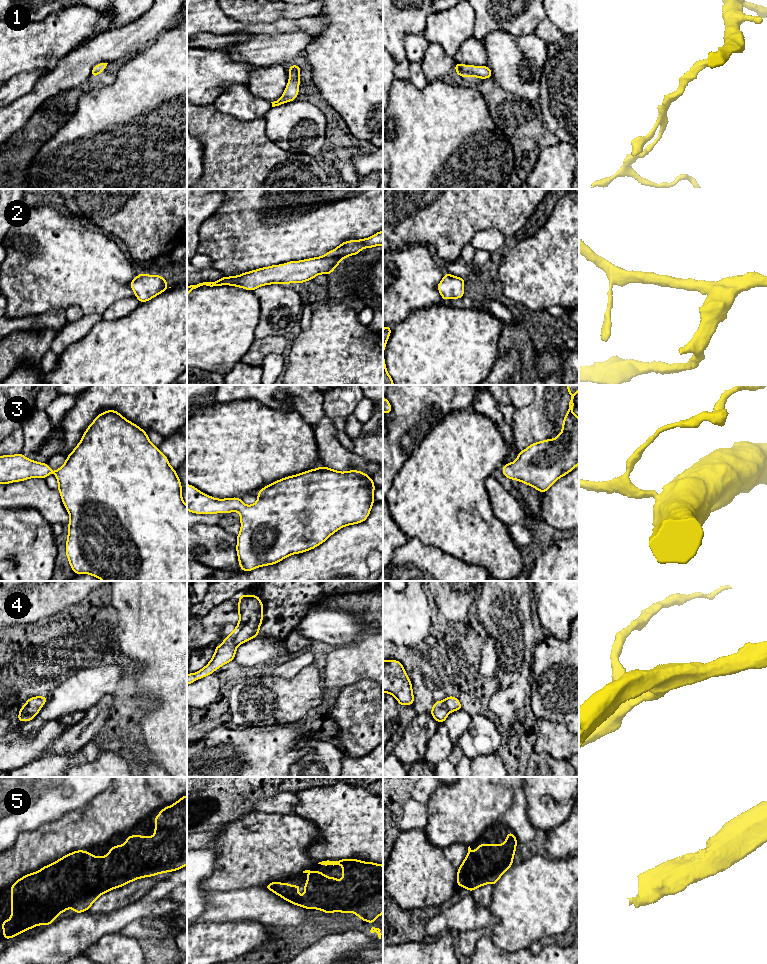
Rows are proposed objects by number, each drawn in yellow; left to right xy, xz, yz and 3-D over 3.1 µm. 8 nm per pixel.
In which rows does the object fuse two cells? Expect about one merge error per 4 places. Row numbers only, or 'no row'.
no row

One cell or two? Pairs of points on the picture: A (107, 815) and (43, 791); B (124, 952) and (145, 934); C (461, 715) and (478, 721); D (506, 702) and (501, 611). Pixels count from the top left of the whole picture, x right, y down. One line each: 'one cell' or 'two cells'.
A: two cells
B: two cells
C: two cells
D: one cell

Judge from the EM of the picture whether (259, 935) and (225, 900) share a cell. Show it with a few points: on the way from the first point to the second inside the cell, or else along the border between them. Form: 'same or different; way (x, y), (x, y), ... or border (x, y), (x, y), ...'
same; way (249, 929), (230, 910)

